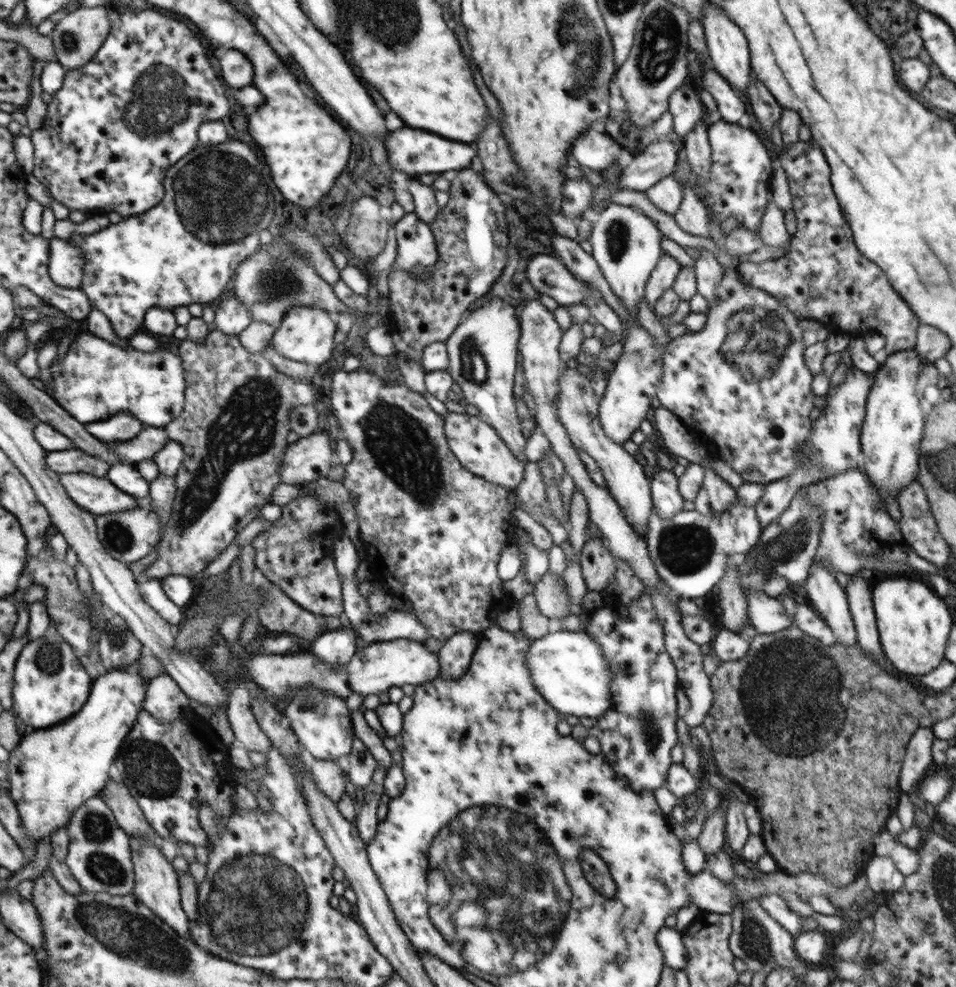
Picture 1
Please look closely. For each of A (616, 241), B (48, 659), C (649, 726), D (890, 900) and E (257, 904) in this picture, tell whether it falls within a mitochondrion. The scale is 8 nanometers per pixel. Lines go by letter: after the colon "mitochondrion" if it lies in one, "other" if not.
A: mitochondrion
B: mitochondrion
C: mitochondrion
D: other
E: mitochondrion

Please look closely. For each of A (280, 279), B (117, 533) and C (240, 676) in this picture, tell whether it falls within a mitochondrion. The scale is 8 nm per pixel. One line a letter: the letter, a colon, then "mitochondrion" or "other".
A: mitochondrion
B: mitochondrion
C: other

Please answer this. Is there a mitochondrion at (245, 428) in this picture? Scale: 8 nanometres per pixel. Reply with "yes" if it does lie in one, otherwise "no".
yes

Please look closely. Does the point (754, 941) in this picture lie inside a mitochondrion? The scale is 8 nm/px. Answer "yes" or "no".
yes

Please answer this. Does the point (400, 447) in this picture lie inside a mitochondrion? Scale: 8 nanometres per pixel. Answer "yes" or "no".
yes

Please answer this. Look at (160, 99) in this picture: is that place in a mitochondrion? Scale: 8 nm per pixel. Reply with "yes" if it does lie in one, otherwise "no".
yes

